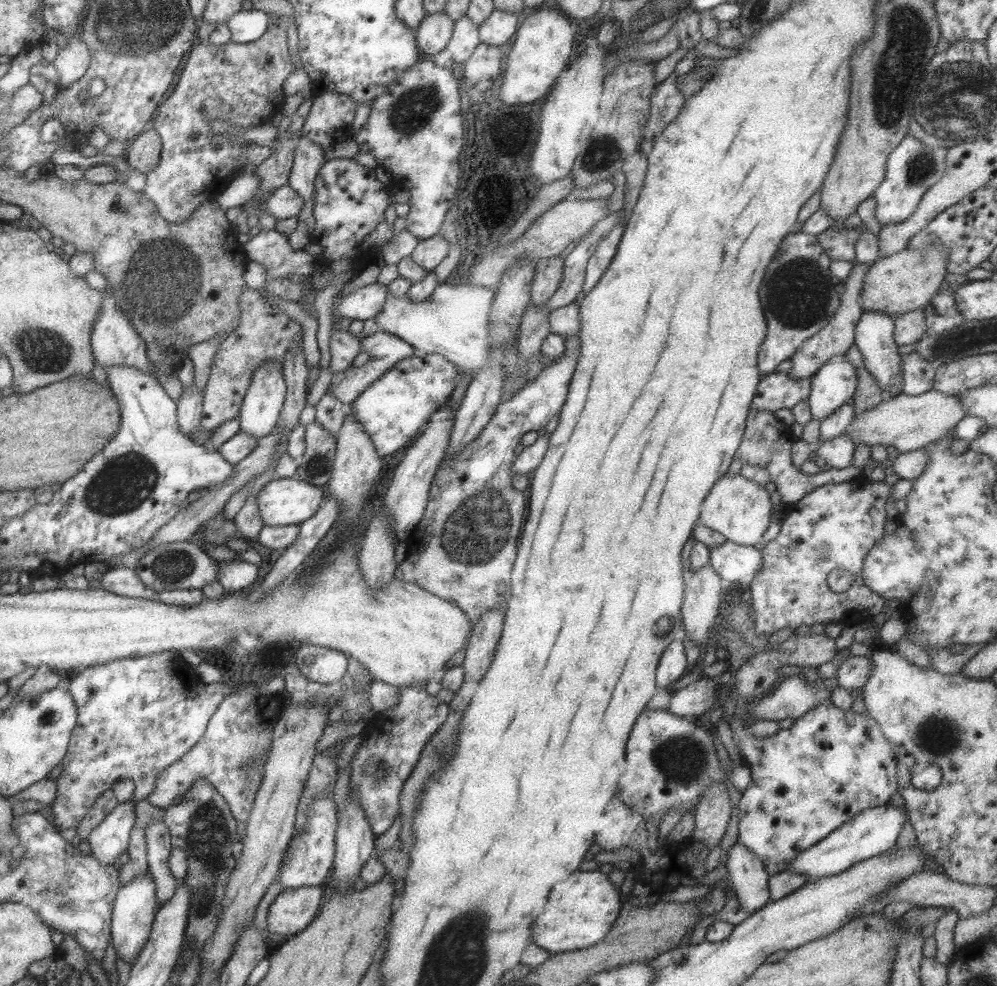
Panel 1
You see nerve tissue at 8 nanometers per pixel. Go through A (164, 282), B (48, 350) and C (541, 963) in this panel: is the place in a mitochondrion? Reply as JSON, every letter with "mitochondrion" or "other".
{"A":"mitochondrion","B":"mitochondrion","C":"other"}

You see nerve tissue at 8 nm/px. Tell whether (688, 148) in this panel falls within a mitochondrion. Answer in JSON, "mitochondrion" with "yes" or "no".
{"mitochondrion":"no"}

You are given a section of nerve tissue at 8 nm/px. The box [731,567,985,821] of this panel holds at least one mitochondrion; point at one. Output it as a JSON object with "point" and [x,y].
{"point":[936,734]}

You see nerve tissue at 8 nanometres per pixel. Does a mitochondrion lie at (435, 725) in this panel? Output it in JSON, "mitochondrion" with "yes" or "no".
{"mitochondrion":"yes"}

